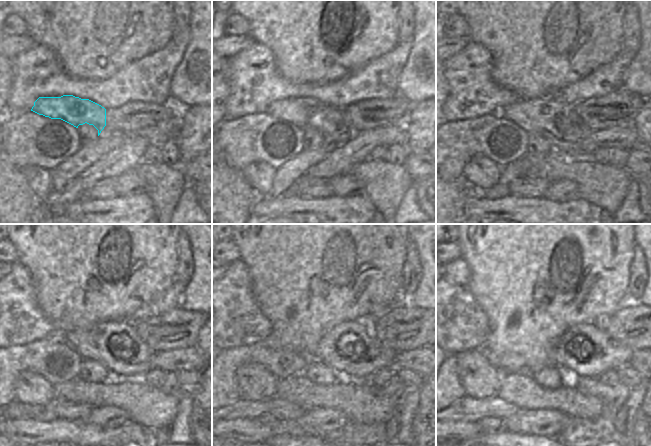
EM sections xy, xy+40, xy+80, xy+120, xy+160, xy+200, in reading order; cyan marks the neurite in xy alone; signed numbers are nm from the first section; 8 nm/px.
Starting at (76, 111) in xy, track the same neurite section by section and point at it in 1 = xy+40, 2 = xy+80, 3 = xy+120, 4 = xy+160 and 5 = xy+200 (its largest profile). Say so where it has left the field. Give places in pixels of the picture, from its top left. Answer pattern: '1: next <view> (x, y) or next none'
1: next xy+40 (303, 112)
2: next xy+80 (559, 123)
3: next xy+120 (116, 345)
4: next xy+160 (350, 348)
5: next xy+200 (585, 350)

